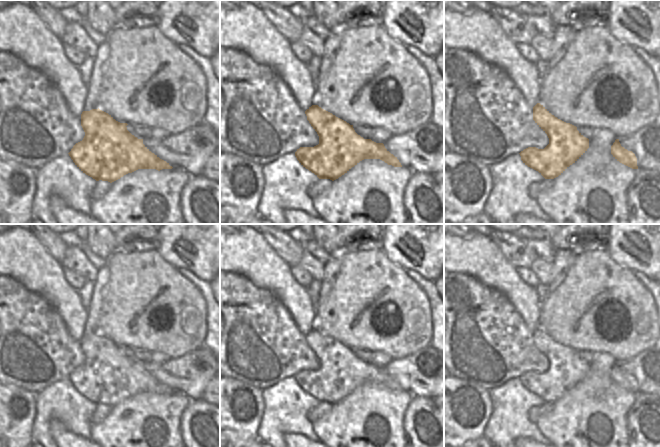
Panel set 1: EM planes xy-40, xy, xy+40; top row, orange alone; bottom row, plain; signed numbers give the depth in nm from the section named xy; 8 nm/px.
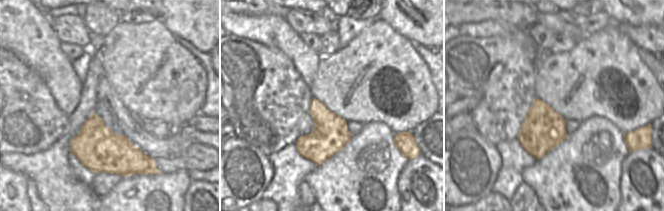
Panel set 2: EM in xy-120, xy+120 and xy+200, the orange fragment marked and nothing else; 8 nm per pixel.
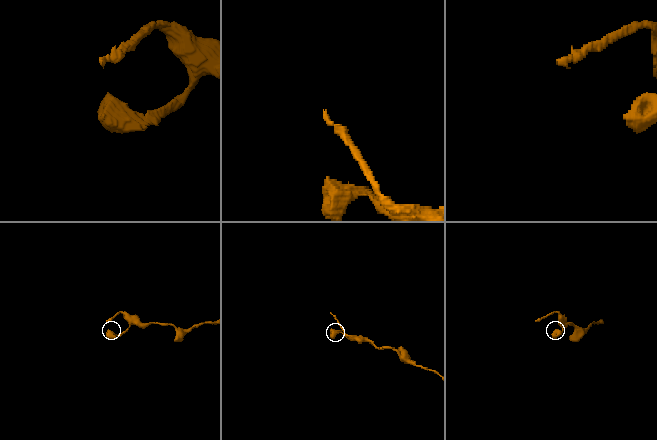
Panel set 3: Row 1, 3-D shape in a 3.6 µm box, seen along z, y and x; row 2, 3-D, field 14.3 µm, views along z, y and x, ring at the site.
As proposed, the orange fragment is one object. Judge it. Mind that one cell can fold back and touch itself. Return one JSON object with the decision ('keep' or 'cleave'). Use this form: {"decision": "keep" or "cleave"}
{"decision": "keep"}

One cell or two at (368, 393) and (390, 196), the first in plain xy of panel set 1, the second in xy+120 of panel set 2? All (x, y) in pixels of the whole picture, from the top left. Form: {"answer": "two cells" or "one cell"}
{"answer": "one cell"}

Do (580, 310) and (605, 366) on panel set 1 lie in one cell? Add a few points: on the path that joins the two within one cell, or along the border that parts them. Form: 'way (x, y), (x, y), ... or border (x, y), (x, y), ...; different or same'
border (593, 352), (607, 352), (617, 362); different

